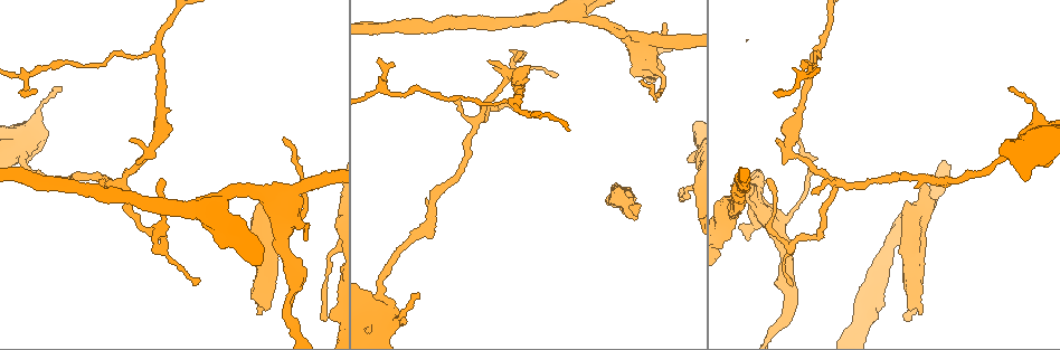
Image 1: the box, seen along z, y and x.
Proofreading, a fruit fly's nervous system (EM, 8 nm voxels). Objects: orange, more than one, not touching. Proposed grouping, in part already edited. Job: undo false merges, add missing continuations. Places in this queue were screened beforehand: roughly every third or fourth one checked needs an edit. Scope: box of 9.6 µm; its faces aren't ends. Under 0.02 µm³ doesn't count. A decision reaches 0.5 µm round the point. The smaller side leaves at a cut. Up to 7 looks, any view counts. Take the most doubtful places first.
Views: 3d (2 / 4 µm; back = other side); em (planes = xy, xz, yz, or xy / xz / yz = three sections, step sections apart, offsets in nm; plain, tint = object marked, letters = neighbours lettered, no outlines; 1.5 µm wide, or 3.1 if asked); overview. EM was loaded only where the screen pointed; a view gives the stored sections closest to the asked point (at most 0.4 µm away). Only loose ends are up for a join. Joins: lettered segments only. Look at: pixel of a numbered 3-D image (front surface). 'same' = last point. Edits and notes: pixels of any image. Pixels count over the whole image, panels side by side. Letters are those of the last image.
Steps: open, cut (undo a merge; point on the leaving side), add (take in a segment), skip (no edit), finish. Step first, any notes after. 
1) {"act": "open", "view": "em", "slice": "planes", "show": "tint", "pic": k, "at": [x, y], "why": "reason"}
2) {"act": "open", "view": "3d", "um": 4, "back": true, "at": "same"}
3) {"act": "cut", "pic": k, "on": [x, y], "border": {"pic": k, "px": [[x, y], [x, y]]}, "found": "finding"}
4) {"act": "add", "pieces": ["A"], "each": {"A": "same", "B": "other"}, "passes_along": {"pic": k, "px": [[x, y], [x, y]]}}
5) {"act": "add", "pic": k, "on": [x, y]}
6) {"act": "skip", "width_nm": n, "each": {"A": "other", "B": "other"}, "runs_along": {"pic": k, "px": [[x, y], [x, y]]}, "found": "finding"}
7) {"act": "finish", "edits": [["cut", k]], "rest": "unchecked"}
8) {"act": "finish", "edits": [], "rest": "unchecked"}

{"act": "open", "view": "em", "slice": "planes", "show": "letters", "pic": 1, "at": [748, 193], "why": "thick turns thin"}

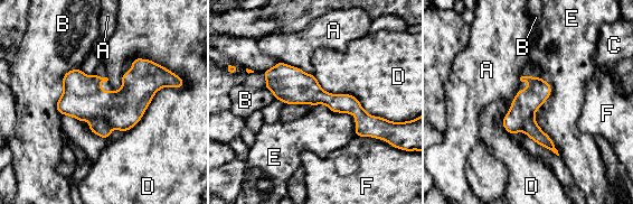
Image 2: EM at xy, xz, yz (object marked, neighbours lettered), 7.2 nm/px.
{"act": "cut", "pic": 2, "on": [98, 127], "each": {"A": "other", "B": "other", "C": "other", "D": "other", "E": "other", "F": "other"}, "border": {"pic": 2, "px": [[90, 120], [102, 118], [112, 128]]}, "found": "a second neuron is stuck on"}

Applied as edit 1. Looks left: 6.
{"act": "open", "view": "3d", "um": 4, "pic": 1, "at": [379, 58]}

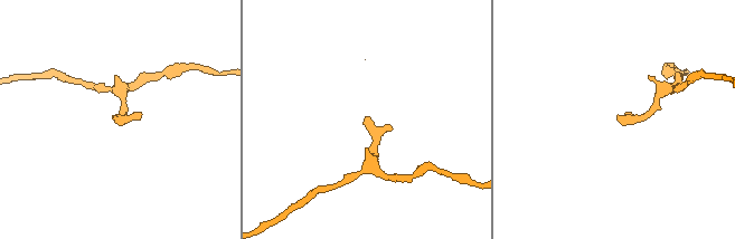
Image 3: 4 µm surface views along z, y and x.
{"act": "open", "view": "em", "slice": "xz", "step": 8, "show": "tint", "pic": 3, "at": [368, 118], "why": "shape alone is not enough"}

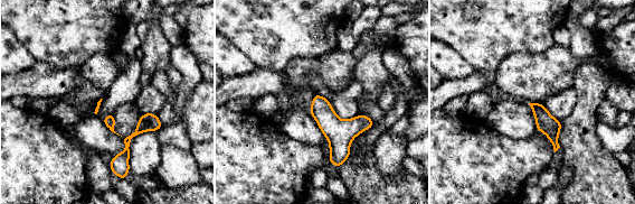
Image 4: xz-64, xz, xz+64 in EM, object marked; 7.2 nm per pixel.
{"act": "open", "view": "em", "slice": "planes", "show": "letters", "at": "same", "why": "another direction"}

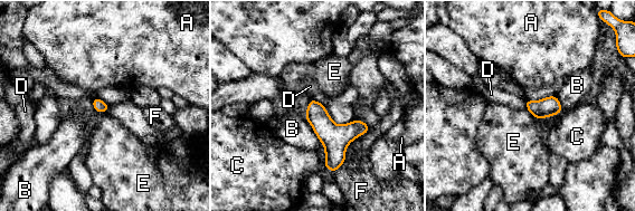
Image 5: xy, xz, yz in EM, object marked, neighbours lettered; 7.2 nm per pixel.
{"act": "skip", "width_nm": 80, "each": {"A": "other", "B": "other", "C": "other", "D": "other", "E": "other", "F": "other"}, "border": {"pic": 5, "px": [[525, 108], [538, 120]]}, "found": "no lettered segment goes on from it"}

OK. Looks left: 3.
{"act": "open", "view": "em", "slice": "planes", "show": "letters", "pic": 1, "at": [691, 187], "why": "thick turns thin"}

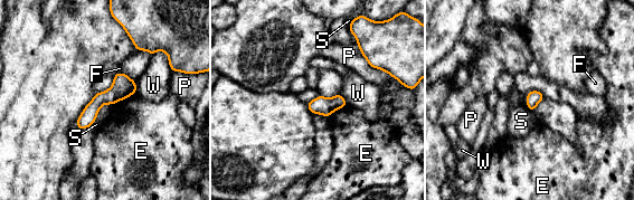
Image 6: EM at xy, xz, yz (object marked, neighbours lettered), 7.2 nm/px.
{"act": "skip", "each": {"E": "other", "F": "other", "P": "other", "S": "other", "W": "other"}, "border": {"pic": 6, "px": [[526, 106], [532, 112]]}, "found": "all the same neuron"}

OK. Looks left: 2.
{"act": "finish", "edits": [["cut", 2]], "rest": "unchecked"}

